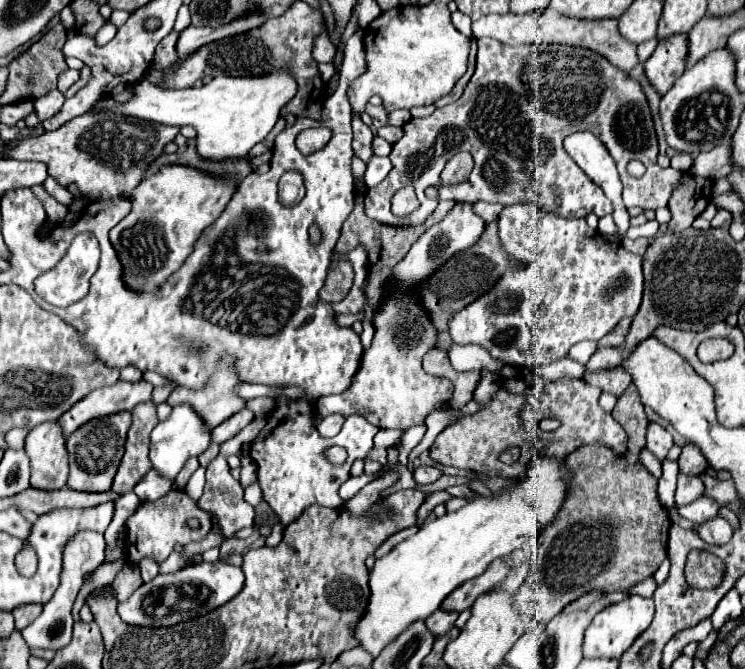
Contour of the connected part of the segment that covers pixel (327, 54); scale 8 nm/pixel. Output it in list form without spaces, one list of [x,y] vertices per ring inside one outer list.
[[[324,26],[320,38],[314,42],[314,60],[316,62],[332,62],[334,52],[336,52],[336,48],[330,44],[330,40],[328,40],[328,28]]]

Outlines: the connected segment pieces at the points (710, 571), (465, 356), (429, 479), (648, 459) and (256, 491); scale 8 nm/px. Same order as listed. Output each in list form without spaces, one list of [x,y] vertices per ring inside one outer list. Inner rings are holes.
[[[693,550],[687,558],[685,577],[694,588],[714,588],[720,584],[724,574],[724,564],[720,558],[707,551]],[[702,565],[708,565],[704,568]]]
[[[454,344],[450,350],[448,350],[448,356],[450,356],[450,362],[456,370],[482,370],[482,368],[488,368],[490,372],[498,374],[498,370],[504,366],[500,360],[492,360],[492,356],[488,356],[488,352],[480,346],[474,346],[474,344],[468,344],[468,346],[458,346]]]
[[[421,466],[414,469],[413,476],[417,484],[428,485],[438,480],[442,473],[435,466]]]
[[[645,447],[640,453],[640,462],[643,466],[657,479],[661,477],[662,465],[661,462]]]
[[[258,480],[252,482],[250,486],[246,486],[246,494],[244,494],[244,498],[246,498],[246,502],[250,502],[252,506],[258,506],[258,504],[264,500],[264,496],[262,496],[262,488],[260,488]]]

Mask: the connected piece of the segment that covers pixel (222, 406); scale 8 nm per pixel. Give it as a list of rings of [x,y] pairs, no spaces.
[[[228,358],[222,368],[210,378],[210,382],[202,390],[190,390],[182,386],[174,386],[168,396],[168,404],[192,404],[192,408],[210,424],[210,430],[222,424],[226,418],[244,408],[244,400],[234,396],[230,390],[238,384],[238,378],[232,372],[232,360]]]

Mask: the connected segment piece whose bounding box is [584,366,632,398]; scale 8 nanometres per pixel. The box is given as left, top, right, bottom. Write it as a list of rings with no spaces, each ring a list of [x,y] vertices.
[[[620,366],[606,372],[584,372],[584,380],[616,398],[622,396],[622,392],[626,392],[626,388],[632,384],[632,378],[626,372],[622,372]]]

